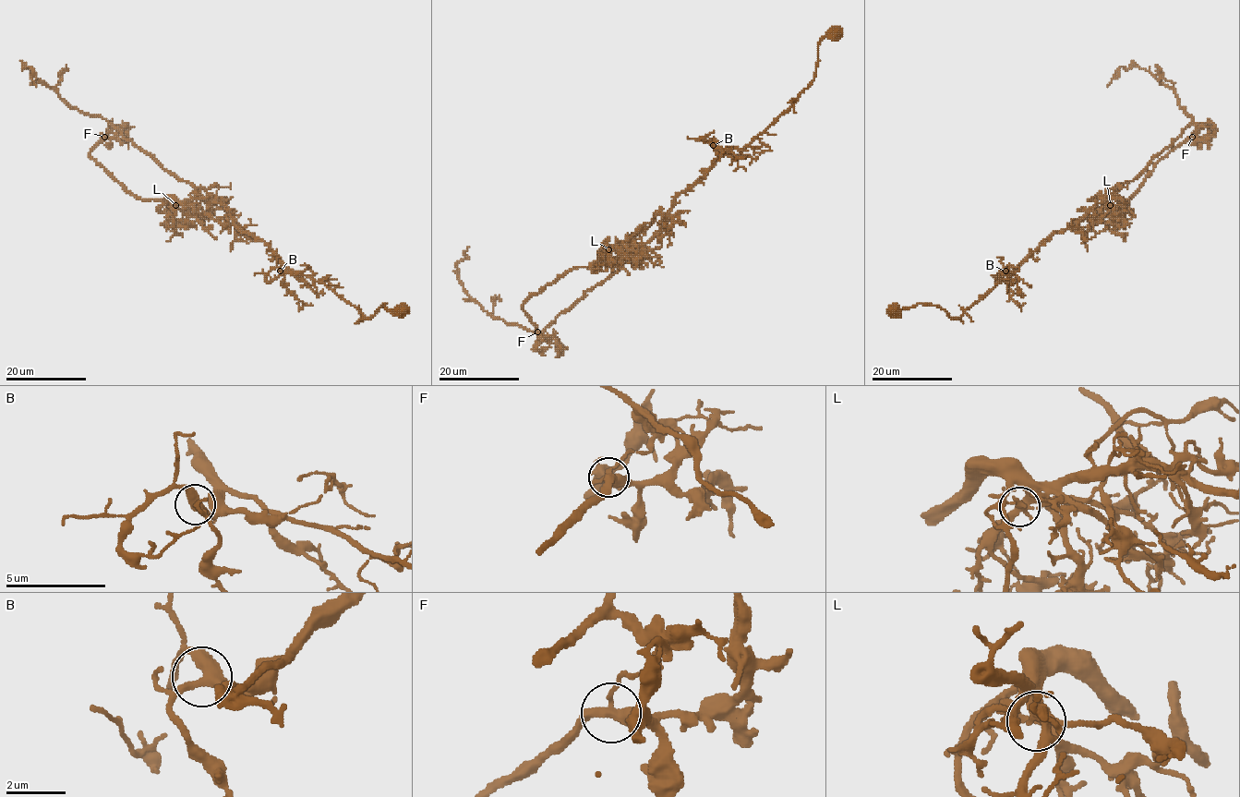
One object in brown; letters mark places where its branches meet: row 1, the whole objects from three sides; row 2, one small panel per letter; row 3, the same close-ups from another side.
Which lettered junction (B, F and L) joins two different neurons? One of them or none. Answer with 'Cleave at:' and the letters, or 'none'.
Cleave at: F

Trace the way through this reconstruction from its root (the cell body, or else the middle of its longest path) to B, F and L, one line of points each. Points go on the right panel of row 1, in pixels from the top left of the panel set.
B: (893, 311), (927, 304), (939, 307), (952, 318), (958, 318), (1013, 272), (1005, 271)
F: (893, 311), (927, 304), (958, 318), (1052, 234), (1075, 225), (1194, 125), (1197, 129), (1192, 137)
L: (893, 311), (927, 304), (958, 318), (1005, 281), (1052, 234), (1075, 225), (1102, 199), (1110, 205)

